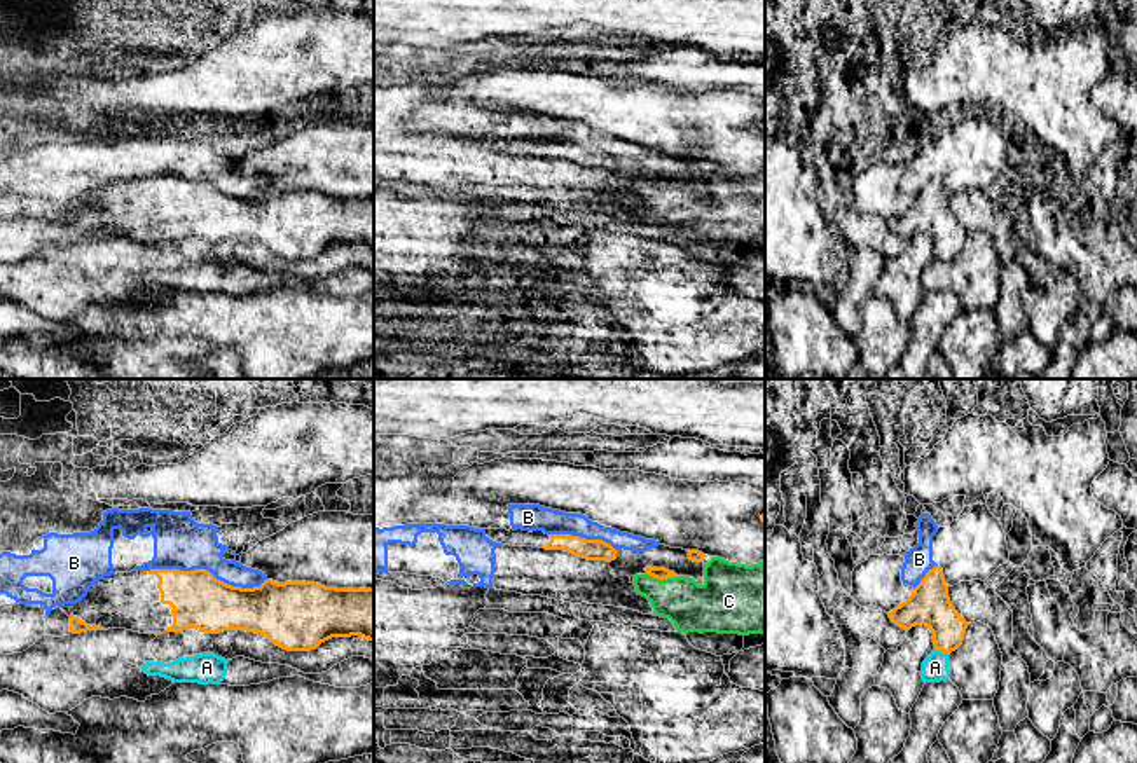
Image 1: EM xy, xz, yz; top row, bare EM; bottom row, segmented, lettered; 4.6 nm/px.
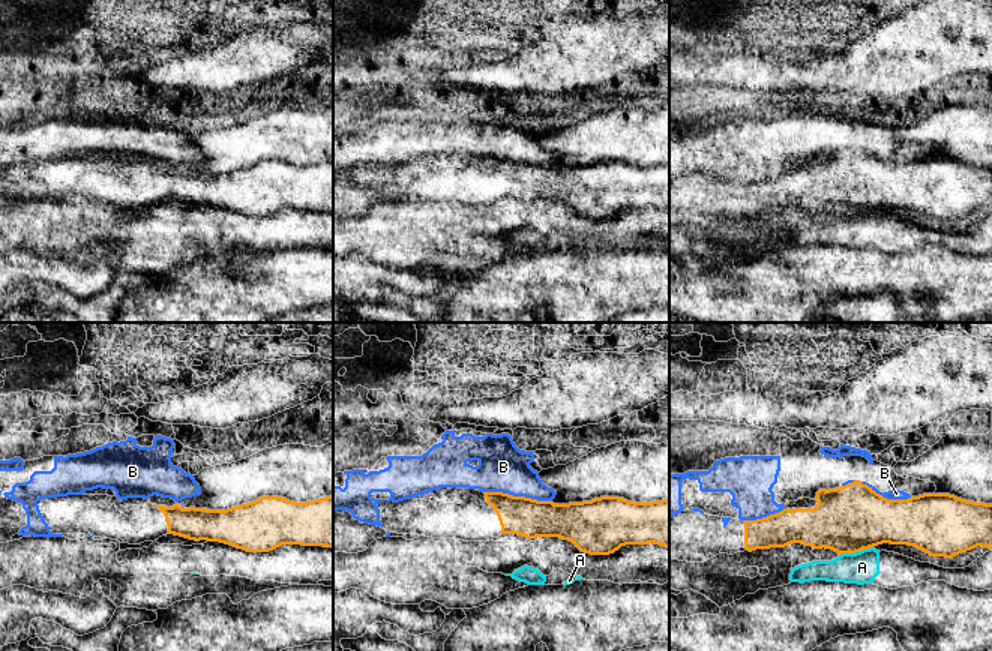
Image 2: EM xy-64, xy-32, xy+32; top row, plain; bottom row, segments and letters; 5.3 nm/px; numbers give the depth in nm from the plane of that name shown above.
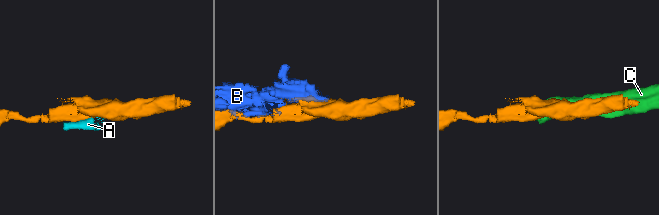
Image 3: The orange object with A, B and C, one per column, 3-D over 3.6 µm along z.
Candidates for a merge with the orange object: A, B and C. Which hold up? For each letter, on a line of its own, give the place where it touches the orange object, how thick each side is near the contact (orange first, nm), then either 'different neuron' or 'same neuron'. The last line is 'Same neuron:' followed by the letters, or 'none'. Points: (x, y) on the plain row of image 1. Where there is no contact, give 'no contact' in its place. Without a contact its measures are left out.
A: yz (942, 259) | 190/120 nm | different neuron
B: xy (205, 178) | 260/240 nm | different neuron
C: xz (664, 187) | 60/220 nm | different neuron
Same neuron: none

